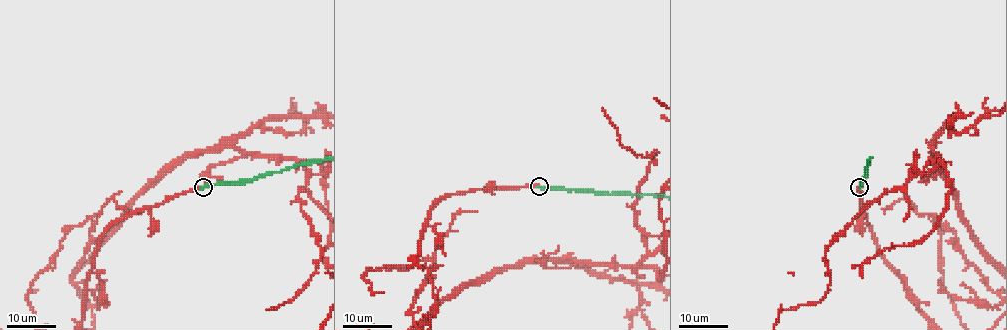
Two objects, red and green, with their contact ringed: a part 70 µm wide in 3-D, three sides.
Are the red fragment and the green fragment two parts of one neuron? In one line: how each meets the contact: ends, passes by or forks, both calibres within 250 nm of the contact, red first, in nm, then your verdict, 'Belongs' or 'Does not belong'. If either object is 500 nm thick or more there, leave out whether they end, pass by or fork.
At the ring red ends. At the ring green ends. Thickness 300 nm (red) against 400 nm. Belongs

